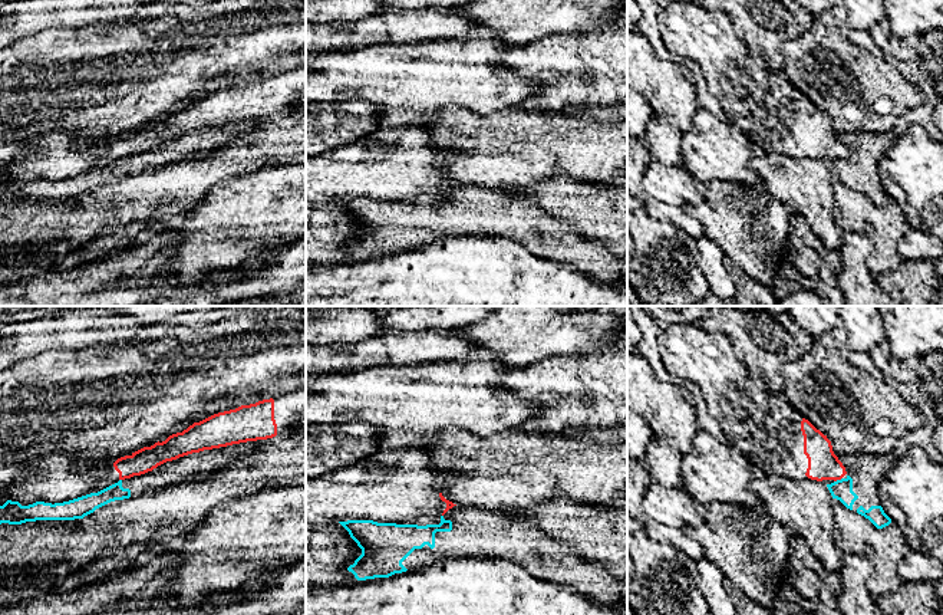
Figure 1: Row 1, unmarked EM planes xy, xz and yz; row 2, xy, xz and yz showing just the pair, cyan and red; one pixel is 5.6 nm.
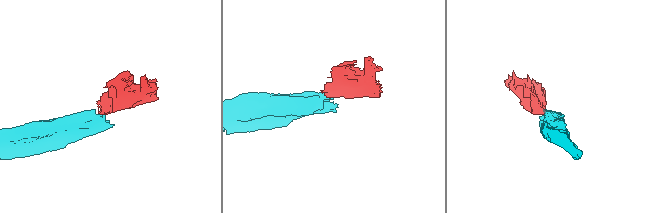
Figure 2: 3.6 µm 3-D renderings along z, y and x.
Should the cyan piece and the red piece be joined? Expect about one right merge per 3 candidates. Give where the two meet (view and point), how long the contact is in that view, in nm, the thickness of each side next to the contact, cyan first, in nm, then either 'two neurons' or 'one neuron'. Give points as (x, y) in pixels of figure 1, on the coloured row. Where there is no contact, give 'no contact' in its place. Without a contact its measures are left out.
meets cyan in yz at (837, 480); contact 50 nm long; 120 nm thick on the cyan side, 180 nm on the other; two neurons

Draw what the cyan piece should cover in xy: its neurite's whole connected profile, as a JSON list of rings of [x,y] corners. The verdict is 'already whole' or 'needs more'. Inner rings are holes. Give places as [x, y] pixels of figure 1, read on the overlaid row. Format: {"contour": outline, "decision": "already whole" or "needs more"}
{"contour": [[[263,440],[233,444],[227,447],[204,450],[166,461],[152,471],[118,483],[63,503],[36,501],[22,506],[19,501],[7,500],[0,506],[0,524],[22,524],[36,520],[75,520],[83,519],[96,509],[129,497],[136,497],[145,491],[169,487],[184,481],[197,481],[207,478],[222,468],[231,466],[238,458],[257,450]]], "decision": "needs more"}

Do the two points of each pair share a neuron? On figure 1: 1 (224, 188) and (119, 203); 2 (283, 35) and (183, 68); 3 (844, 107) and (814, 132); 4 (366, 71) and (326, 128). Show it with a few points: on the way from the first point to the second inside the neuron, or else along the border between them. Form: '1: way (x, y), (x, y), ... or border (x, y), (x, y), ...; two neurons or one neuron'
1: border (228, 180), (216, 186); two neurons
2: way (259, 35), (238, 38), (207, 56); one neuron
3: border (804, 96), (830, 119), (831, 128), (837, 135); two neurons
4: border (320, 101), (371, 101), (378, 105); two neurons

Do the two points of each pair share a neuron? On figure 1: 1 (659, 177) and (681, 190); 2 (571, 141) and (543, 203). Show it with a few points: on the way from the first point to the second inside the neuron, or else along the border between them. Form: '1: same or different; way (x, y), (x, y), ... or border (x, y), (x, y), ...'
1: same; way (665, 183), (675, 186)
2: different; border (549, 178), (515, 187)

